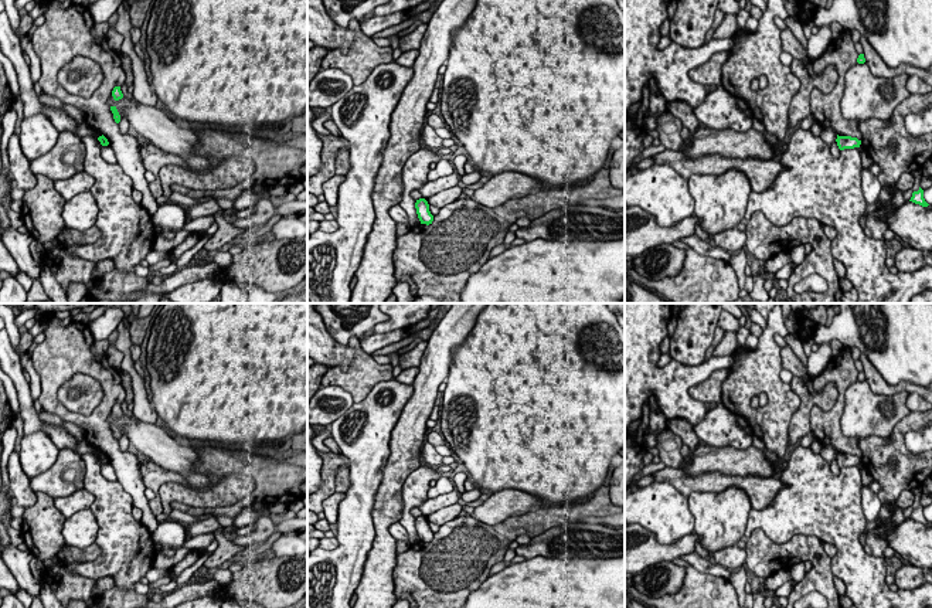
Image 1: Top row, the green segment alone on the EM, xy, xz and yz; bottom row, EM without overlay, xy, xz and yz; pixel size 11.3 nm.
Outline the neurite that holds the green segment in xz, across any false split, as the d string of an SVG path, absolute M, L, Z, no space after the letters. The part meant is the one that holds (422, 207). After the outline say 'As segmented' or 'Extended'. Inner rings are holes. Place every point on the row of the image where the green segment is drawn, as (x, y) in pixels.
M425 198L416 200L415 208L421 224L426 224L426 225L432 224L433 215L431 214L429 204Z. As segmented

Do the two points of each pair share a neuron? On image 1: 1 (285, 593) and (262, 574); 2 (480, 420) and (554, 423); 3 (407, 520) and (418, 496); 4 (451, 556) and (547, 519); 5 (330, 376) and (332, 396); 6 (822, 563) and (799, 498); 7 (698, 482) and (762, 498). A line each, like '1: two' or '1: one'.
1: one
2: one
3: one
4: one
5: two
6: two
7: one

